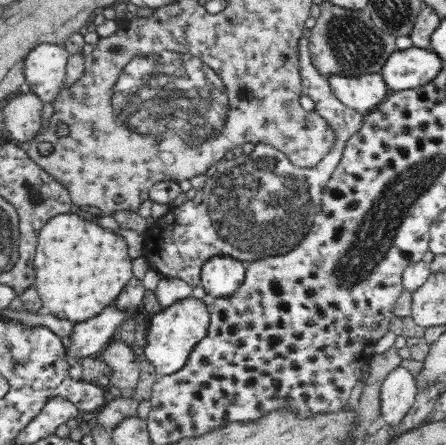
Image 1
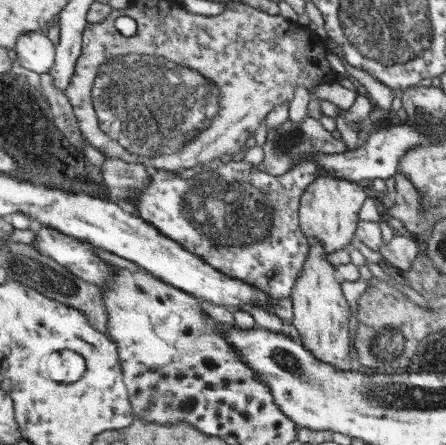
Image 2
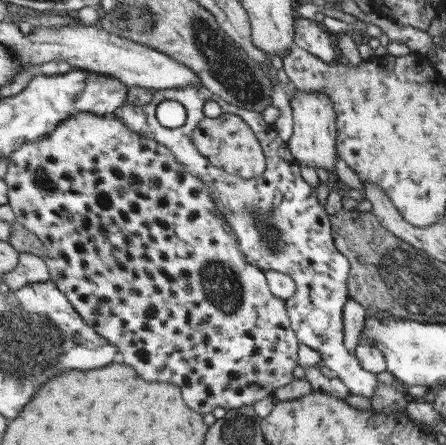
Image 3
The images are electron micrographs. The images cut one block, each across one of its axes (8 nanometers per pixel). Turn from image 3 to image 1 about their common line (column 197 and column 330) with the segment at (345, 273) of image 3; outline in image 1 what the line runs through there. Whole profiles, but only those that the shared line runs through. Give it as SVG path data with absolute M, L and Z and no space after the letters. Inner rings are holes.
M308 38L300 40L300 52L302 94L310 96L316 104L314 114L332 126L336 134L334 146L314 168L298 168L278 148L266 144L258 144L248 156L222 160L216 176L206 182L206 188L182 206L170 208L144 234L142 256L148 260L150 270L170 278L184 278L196 288L202 284L202 264L210 256L224 254L248 264L256 258L286 254L304 240L304 234L312 228L314 214L322 208L322 190L338 168L348 140L360 132L364 116L336 98L328 78L312 64Z

